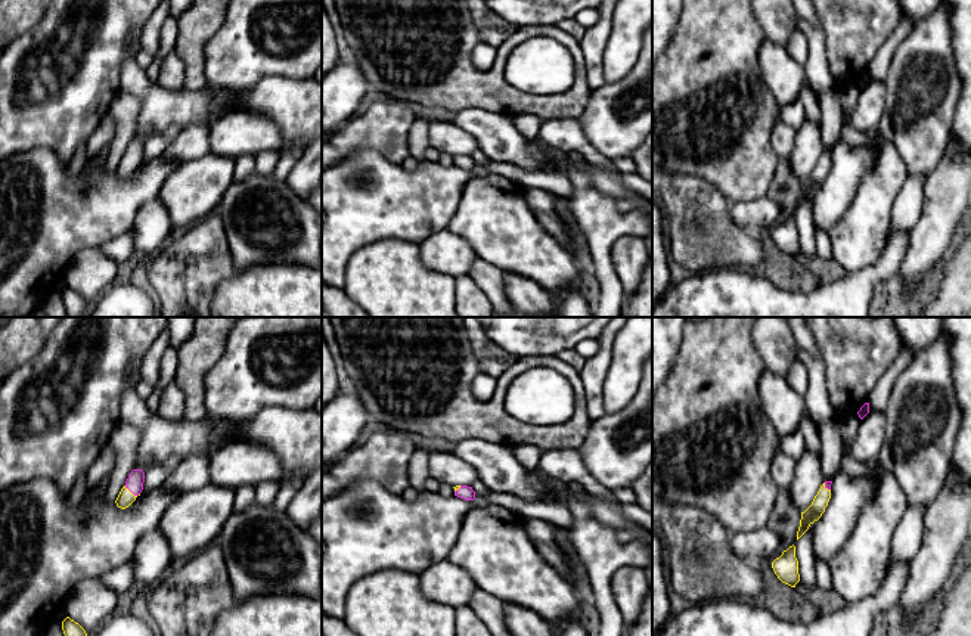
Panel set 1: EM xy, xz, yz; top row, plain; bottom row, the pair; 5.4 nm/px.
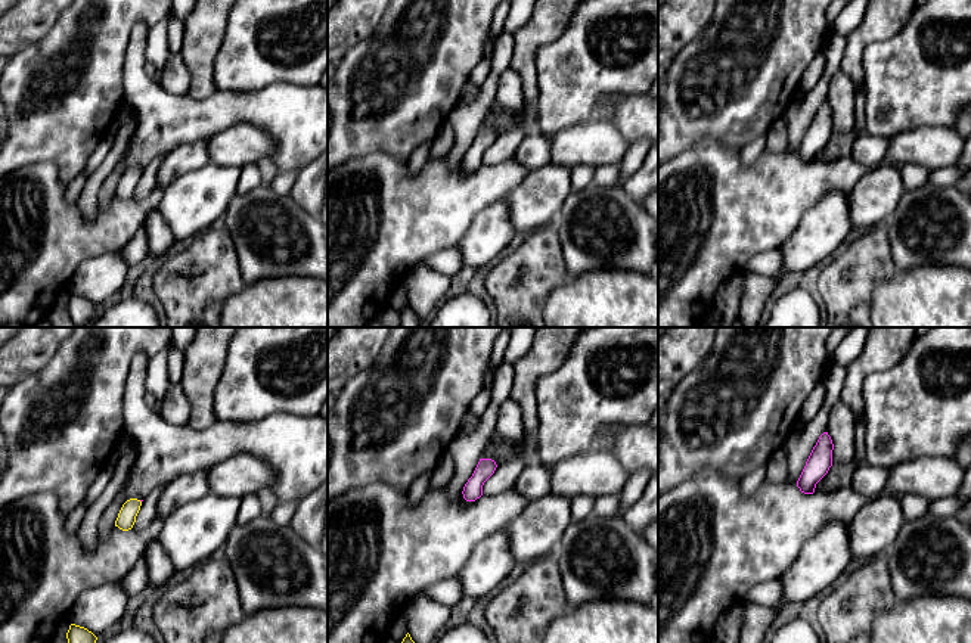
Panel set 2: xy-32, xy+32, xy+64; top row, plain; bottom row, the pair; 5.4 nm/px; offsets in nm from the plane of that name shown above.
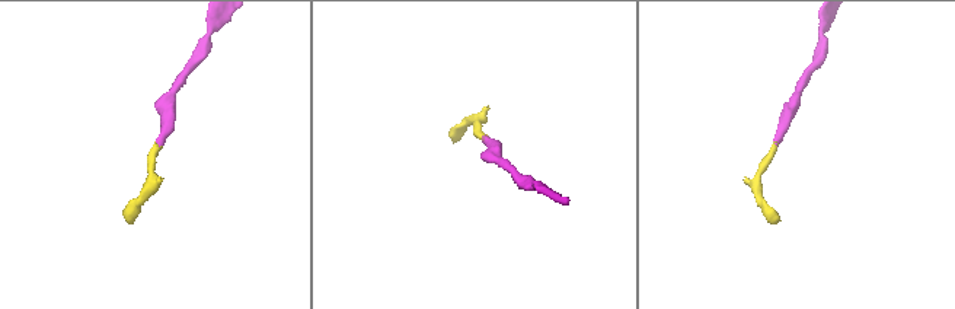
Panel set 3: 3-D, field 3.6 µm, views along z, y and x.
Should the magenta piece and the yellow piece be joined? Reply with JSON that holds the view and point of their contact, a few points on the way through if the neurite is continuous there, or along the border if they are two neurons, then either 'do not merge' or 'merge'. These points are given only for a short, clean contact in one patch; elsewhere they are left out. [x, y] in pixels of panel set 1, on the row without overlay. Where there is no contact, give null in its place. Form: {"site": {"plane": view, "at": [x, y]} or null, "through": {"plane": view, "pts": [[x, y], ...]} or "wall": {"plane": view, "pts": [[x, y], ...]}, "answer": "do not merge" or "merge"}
{"site": {"plane": "xy", "at": [132, 161]}, "through": {"plane": "xy", "pts": [[135, 152], [132, 161], [126, 167]]}, "answer": "merge"}

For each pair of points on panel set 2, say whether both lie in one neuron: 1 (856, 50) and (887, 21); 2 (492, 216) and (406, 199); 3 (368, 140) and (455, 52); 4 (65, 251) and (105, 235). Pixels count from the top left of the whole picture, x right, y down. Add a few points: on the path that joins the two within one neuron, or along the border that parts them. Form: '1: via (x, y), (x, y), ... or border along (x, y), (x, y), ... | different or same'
1: via (862, 42), (878, 25) | same
2: border along (500, 196), (474, 217), (459, 242) | different
3: via (390, 118), (433, 74) | same
4: via (75, 241), (95, 238) | same

